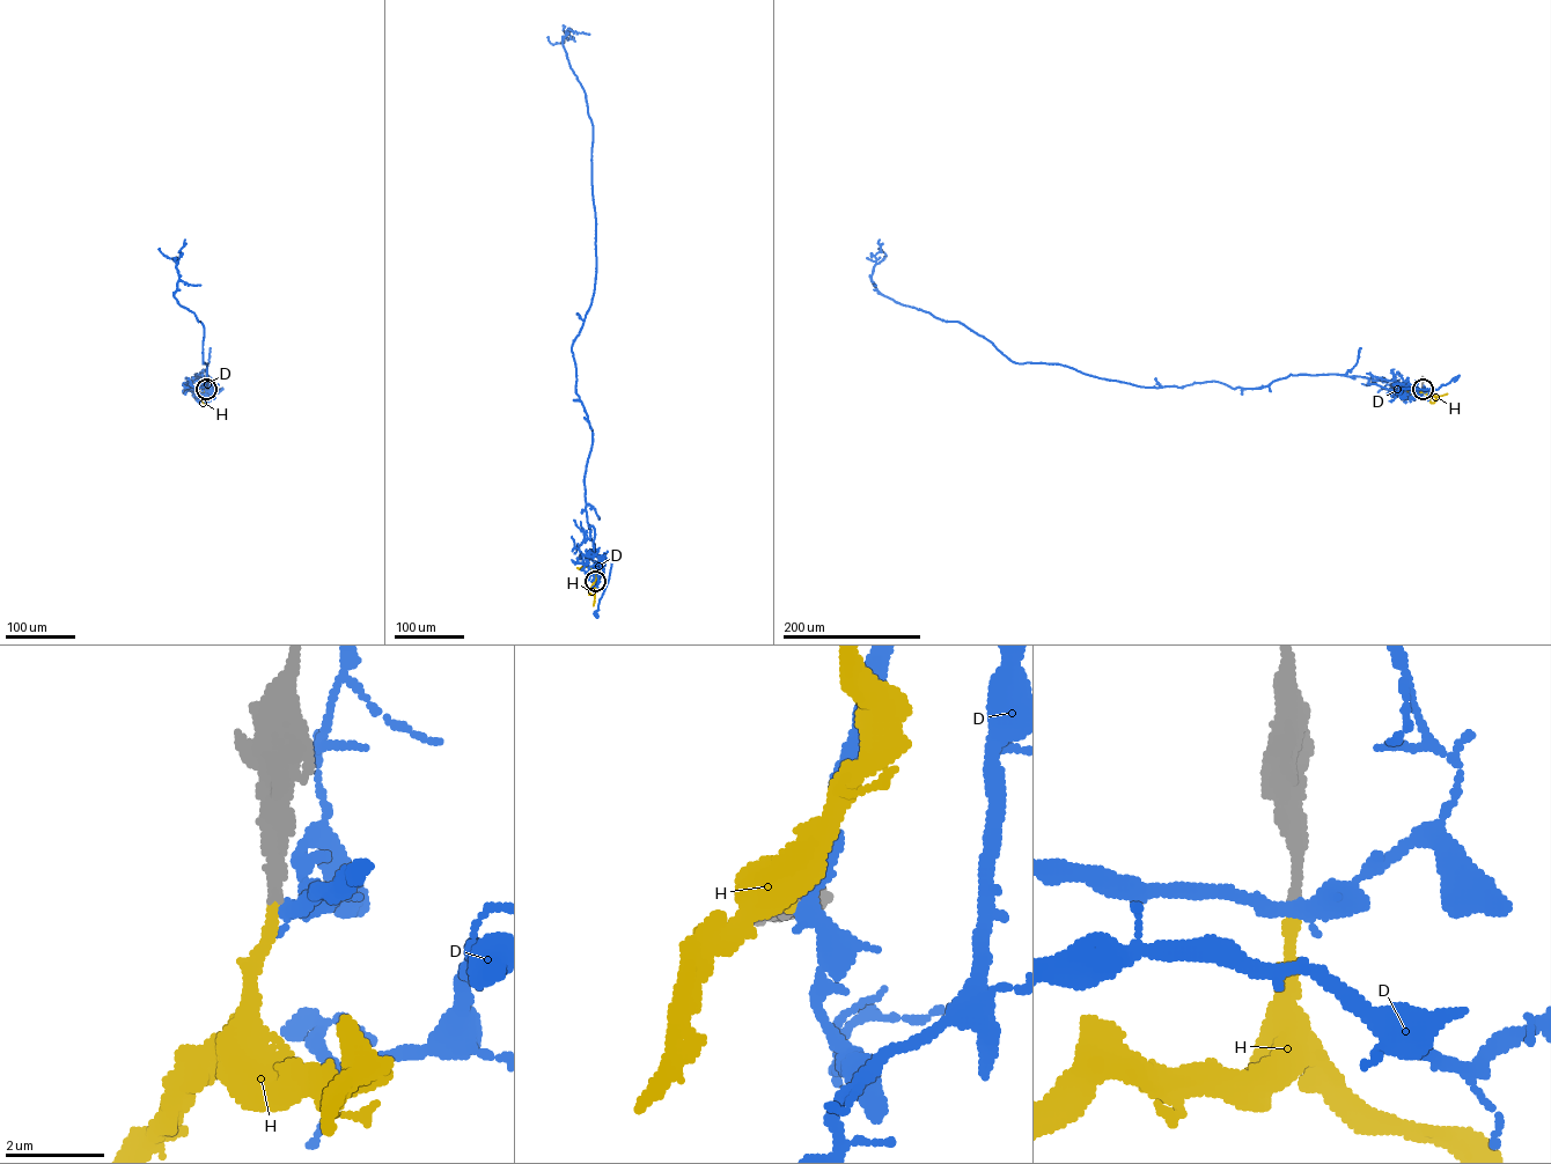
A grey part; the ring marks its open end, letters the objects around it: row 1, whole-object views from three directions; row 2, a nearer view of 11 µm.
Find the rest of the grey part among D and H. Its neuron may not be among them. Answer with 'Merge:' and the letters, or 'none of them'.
Merge: H

